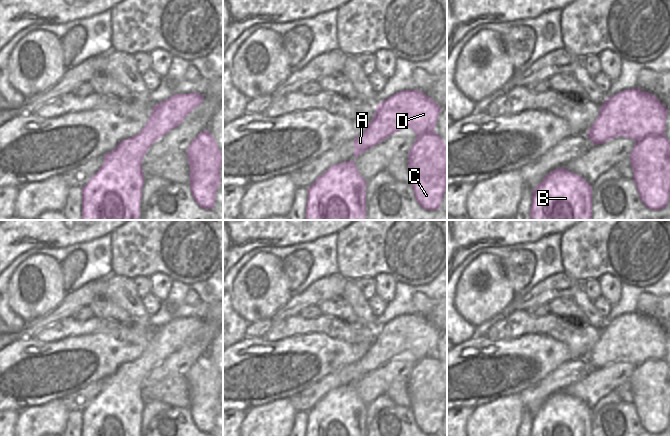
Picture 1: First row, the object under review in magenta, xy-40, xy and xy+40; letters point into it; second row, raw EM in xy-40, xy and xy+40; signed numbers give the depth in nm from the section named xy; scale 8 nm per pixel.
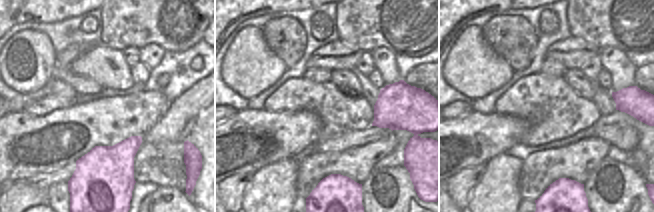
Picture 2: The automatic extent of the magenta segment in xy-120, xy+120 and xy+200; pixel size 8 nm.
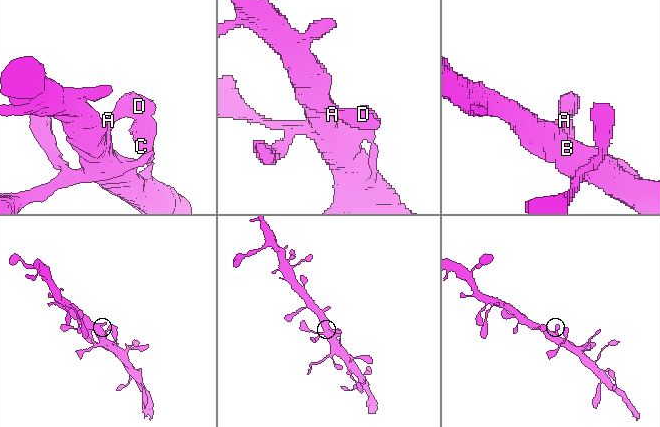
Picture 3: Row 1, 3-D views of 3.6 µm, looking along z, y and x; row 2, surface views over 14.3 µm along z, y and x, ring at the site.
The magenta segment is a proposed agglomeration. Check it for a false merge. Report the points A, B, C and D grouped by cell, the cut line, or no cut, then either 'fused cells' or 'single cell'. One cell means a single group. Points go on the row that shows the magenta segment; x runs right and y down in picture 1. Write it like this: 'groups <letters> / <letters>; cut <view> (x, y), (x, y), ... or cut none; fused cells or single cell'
groups A B C D; cut none; single cell

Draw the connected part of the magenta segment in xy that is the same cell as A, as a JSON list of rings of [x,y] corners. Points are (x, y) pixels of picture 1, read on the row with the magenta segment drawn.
[[[403,90],[376,106],[374,117],[368,127],[354,138],[354,157],[379,144],[403,128],[411,128],[417,136],[408,153],[410,184],[418,204],[425,210],[437,210],[447,184],[447,146],[434,131],[441,107],[429,96],[417,90]]]

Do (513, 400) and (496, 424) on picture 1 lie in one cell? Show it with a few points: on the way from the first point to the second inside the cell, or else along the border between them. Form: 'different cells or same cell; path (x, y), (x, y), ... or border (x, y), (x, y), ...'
same cell; path (511, 406), (500, 418)

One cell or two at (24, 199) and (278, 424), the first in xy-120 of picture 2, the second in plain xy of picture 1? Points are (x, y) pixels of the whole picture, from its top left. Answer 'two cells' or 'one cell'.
one cell

